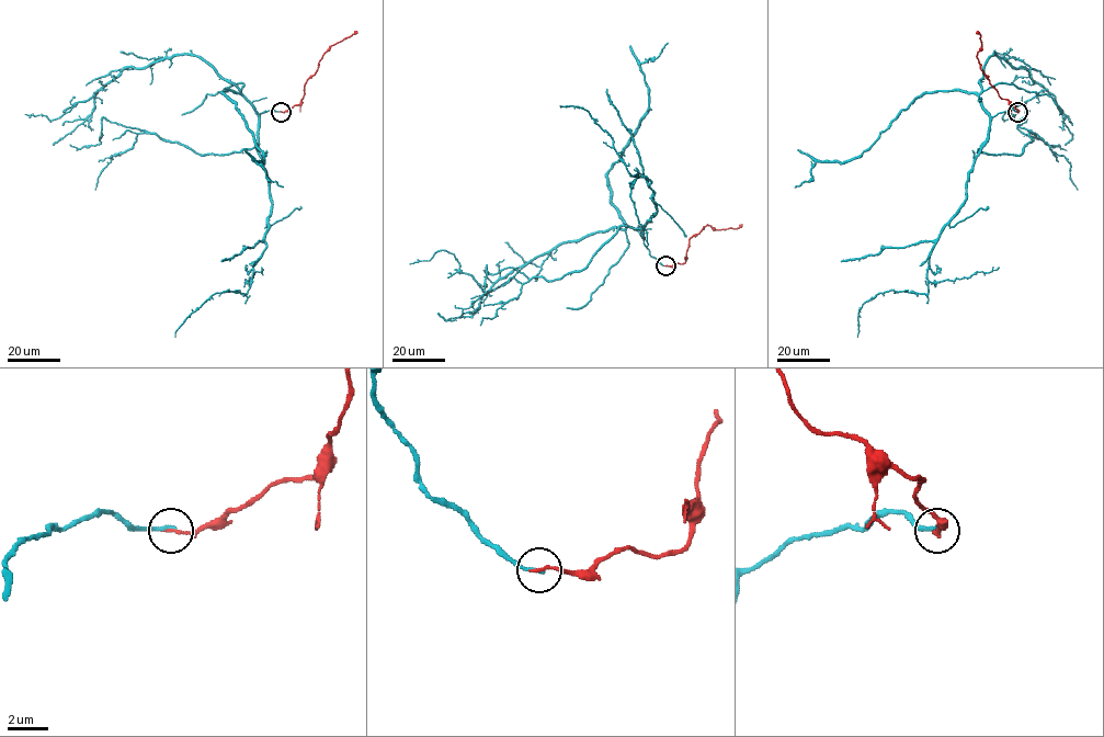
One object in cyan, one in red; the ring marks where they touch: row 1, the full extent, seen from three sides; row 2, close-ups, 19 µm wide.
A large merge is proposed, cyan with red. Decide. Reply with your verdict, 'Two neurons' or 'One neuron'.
Two neurons

